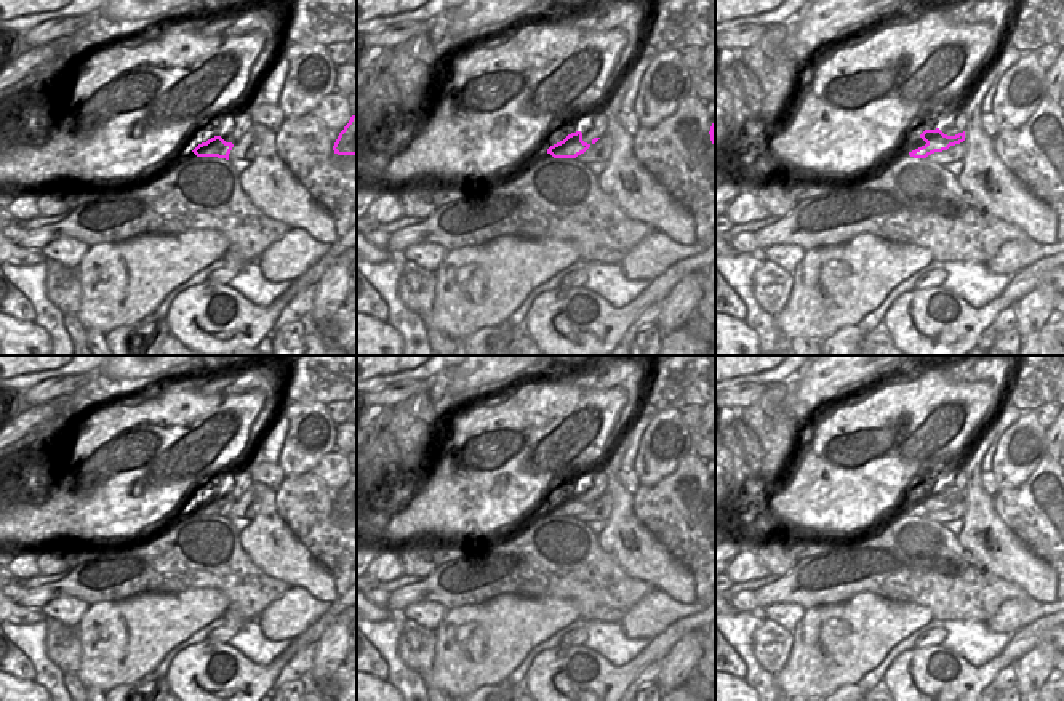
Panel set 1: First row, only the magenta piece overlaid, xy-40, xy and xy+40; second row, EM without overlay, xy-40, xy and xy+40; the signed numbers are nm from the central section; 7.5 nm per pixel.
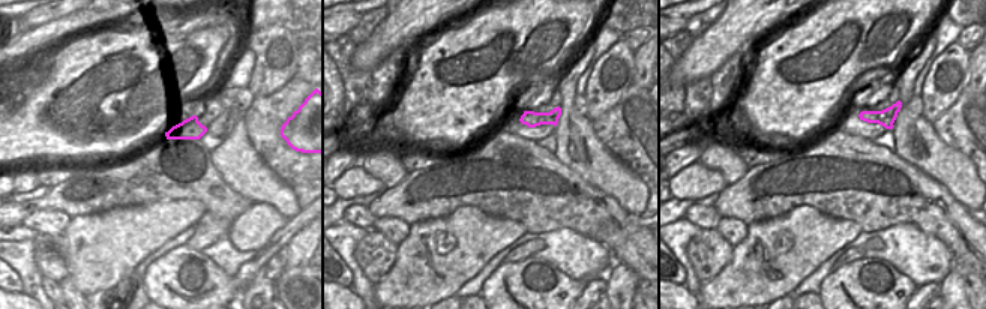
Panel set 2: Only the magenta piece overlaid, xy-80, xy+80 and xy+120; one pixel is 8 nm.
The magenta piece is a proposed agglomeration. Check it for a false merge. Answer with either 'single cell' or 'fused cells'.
fused cells

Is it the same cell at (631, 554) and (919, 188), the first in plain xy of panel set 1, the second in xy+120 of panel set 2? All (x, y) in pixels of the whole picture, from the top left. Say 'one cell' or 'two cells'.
two cells

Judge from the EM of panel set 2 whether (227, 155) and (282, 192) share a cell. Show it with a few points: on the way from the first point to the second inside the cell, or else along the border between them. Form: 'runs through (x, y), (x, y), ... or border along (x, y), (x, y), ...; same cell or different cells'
runs through (240, 167), (269, 189); same cell

